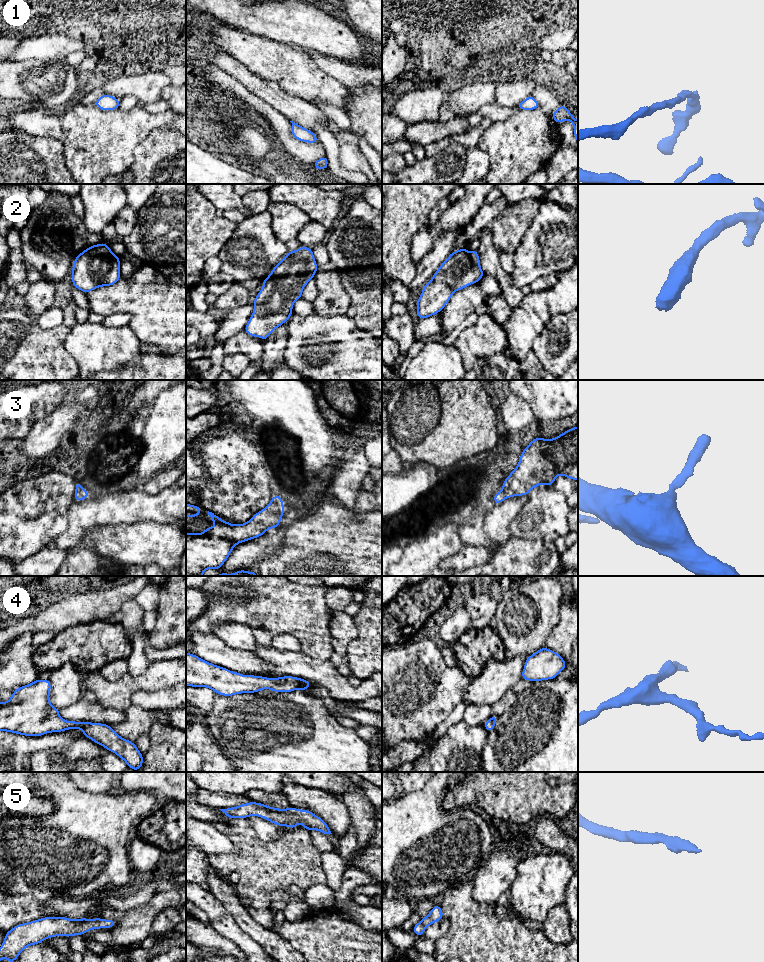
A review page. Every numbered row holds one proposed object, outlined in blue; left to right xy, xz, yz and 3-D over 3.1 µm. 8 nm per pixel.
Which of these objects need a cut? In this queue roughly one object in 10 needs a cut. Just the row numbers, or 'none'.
none

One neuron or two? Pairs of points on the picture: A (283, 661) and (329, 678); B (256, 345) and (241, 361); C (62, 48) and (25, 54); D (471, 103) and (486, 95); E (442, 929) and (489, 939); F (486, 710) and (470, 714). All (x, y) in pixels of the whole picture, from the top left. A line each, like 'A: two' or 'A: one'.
A: one
B: two
C: one
D: one
E: two
F: one

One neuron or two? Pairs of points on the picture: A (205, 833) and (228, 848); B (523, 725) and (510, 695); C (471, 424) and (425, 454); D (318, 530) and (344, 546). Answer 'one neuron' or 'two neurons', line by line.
A: one neuron
B: two neurons
C: one neuron
D: one neuron

